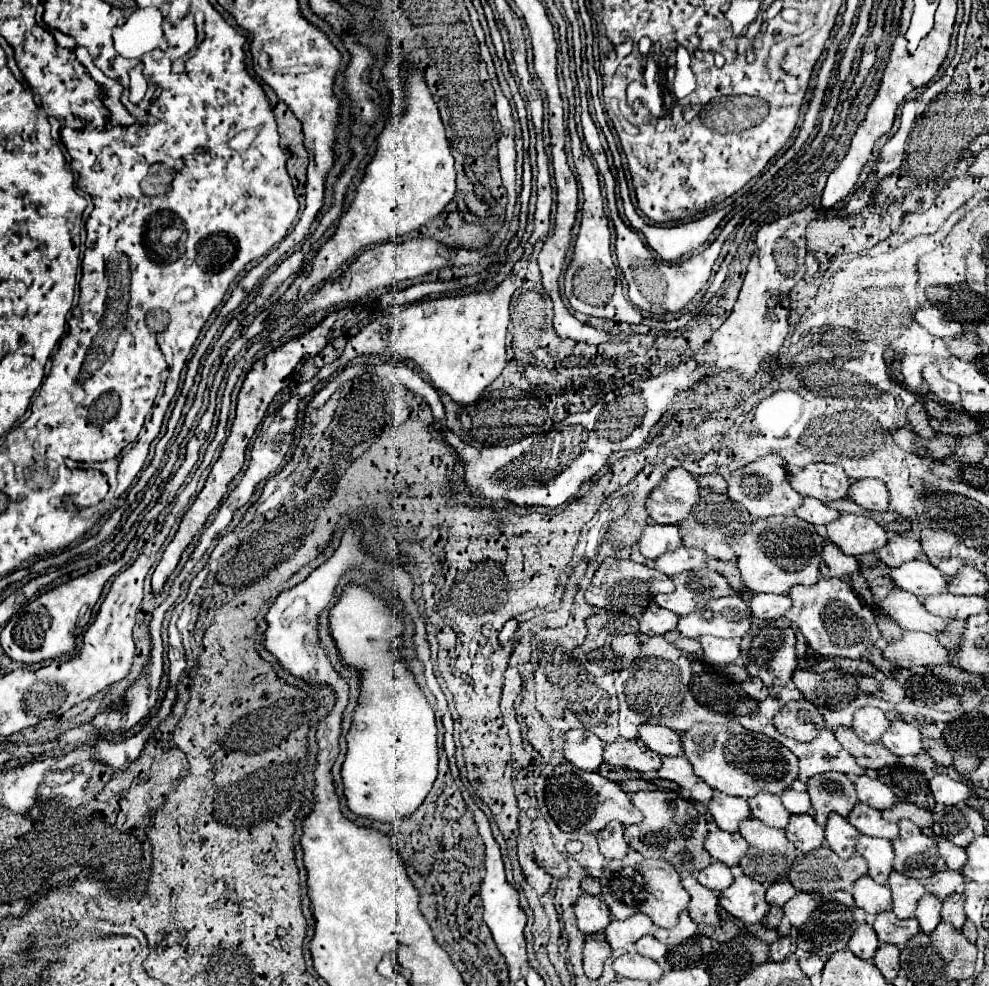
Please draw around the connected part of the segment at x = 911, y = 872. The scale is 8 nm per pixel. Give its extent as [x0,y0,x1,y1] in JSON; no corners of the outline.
[892,820,946,880]

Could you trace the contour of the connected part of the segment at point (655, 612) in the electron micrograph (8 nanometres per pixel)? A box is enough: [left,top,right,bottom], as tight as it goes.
[640,606,680,636]

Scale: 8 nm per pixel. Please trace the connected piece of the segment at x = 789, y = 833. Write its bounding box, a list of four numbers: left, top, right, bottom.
[784,814,824,852]

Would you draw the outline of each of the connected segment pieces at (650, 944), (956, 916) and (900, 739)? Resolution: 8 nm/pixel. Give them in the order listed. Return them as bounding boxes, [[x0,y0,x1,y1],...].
[[636,936,666,960],[942,894,966,930],[882,720,926,756]]

